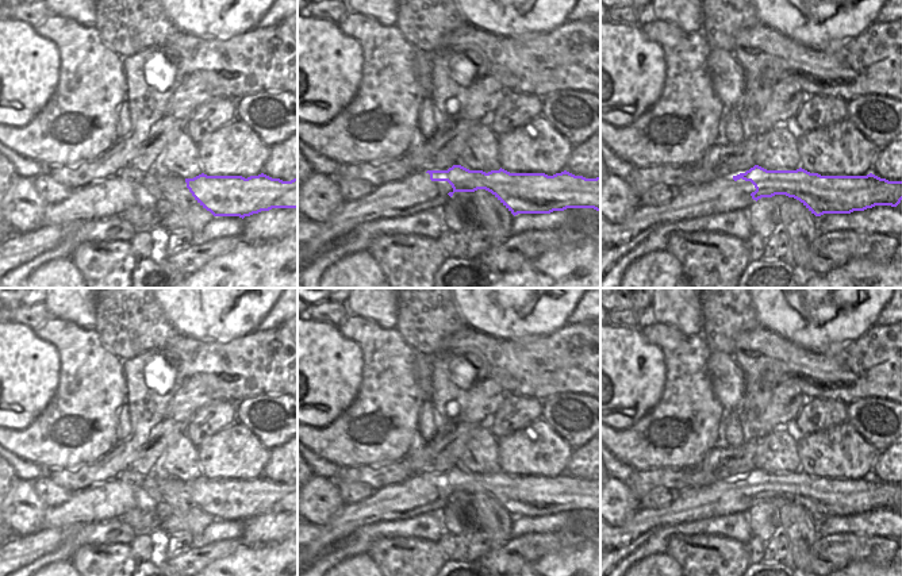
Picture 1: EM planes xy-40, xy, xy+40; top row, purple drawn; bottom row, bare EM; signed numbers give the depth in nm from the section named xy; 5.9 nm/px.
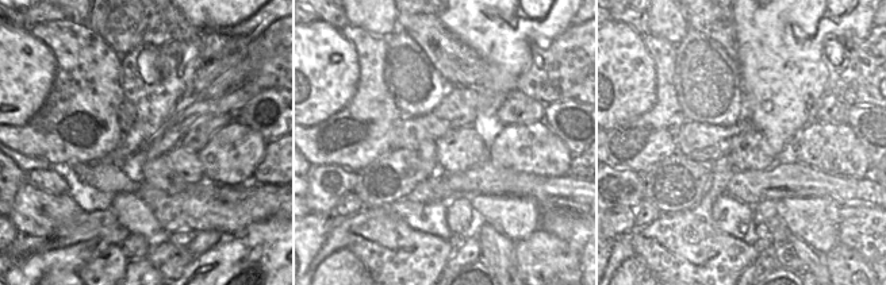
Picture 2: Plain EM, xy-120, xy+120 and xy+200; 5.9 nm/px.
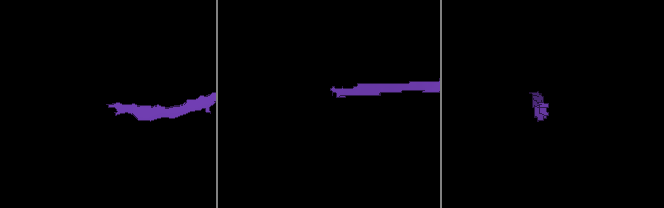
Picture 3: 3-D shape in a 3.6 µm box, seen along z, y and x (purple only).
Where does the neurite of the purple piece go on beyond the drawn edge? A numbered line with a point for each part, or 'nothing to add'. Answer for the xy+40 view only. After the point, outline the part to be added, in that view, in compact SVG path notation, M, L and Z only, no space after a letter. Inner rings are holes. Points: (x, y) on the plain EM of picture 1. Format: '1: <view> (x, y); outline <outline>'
1: xy+40 (721, 498); outline M726 479L705 487L680 489L664 508L640 508L621 527L600 519L600 576L606 576L621 560L638 549L661 527L713 517L726 517L729 514L746 514L756 504L751 499L755 494L756 491L751 484L742 481L734 484L733 479Z

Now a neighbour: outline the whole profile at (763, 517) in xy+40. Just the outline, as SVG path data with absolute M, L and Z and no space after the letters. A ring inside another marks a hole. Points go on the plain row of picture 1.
M761 500L746 512L752 535L765 544L779 531L779 510L771 500Z

